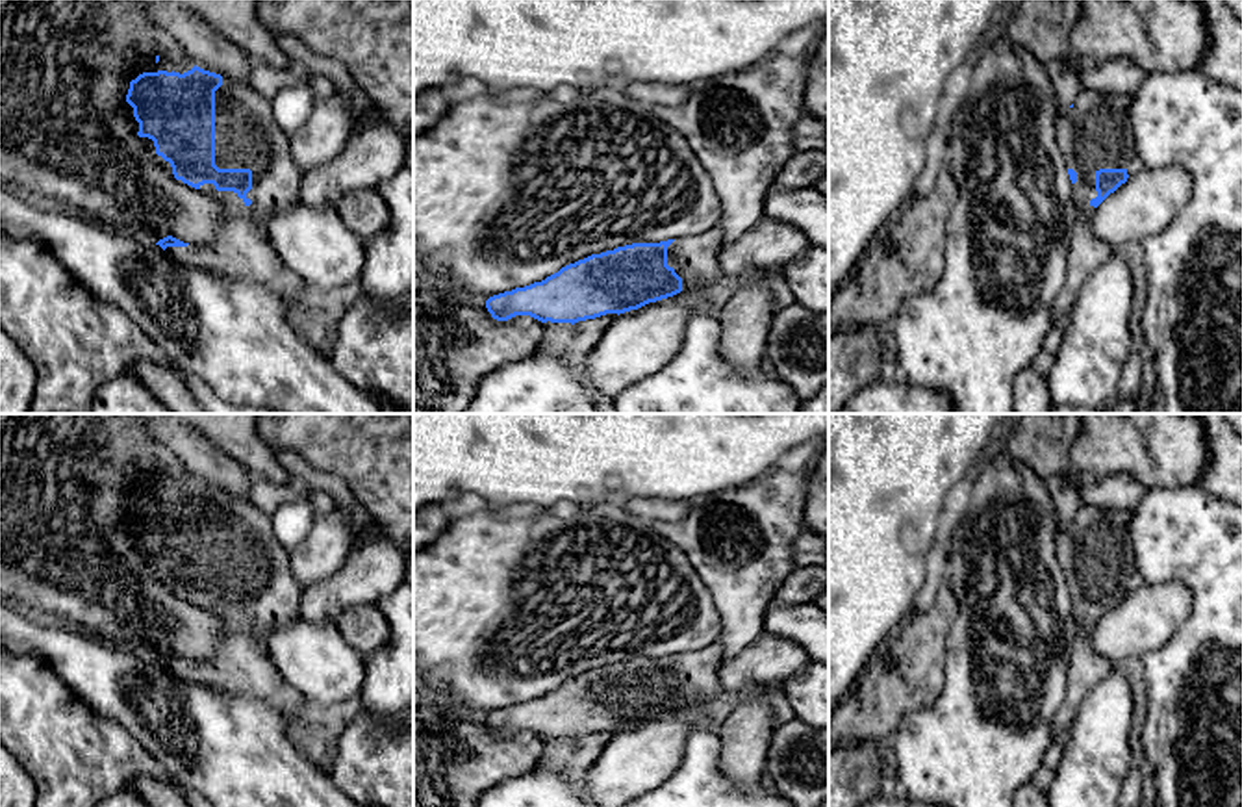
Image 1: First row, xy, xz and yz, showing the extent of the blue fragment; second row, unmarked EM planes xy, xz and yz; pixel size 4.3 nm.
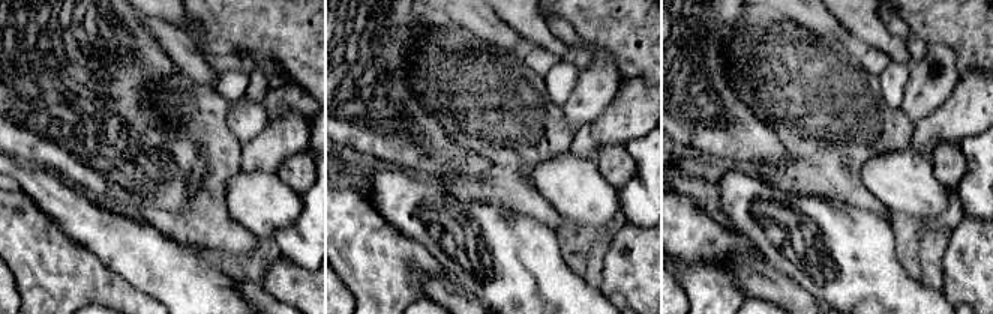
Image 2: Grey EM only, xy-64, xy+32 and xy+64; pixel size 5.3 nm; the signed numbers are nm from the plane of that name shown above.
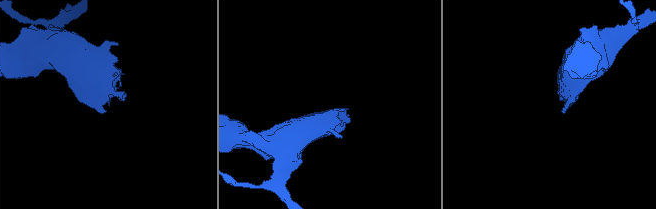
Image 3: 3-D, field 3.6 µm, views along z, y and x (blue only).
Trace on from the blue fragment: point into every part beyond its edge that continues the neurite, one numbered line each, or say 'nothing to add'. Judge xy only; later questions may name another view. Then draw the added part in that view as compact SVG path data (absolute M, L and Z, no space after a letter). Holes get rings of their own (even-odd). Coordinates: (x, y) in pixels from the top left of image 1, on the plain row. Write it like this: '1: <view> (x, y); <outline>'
1: xy (247, 551); M228 492L215 506L215 581L252 586L247 608L252 620L213 599L200 601L224 621L219 649L204 662L167 662L165 668L211 690L254 698L289 722L306 698L280 675L261 636L302 618L304 588L291 571L289 551L274 536L271 516Z

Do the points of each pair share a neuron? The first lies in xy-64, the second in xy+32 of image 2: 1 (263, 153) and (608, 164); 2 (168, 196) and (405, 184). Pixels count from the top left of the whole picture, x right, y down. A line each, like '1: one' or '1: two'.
1: two
2: two

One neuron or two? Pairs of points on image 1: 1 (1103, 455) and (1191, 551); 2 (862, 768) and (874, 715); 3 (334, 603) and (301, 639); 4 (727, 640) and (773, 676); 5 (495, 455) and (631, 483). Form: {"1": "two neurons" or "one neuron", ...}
{"1": "two neurons", "2": "two neurons", "3": "two neurons", "4": "two neurons", "5": "one neuron"}

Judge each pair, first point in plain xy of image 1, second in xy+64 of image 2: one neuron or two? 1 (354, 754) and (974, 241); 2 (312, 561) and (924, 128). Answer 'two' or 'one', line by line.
1: one
2: two

